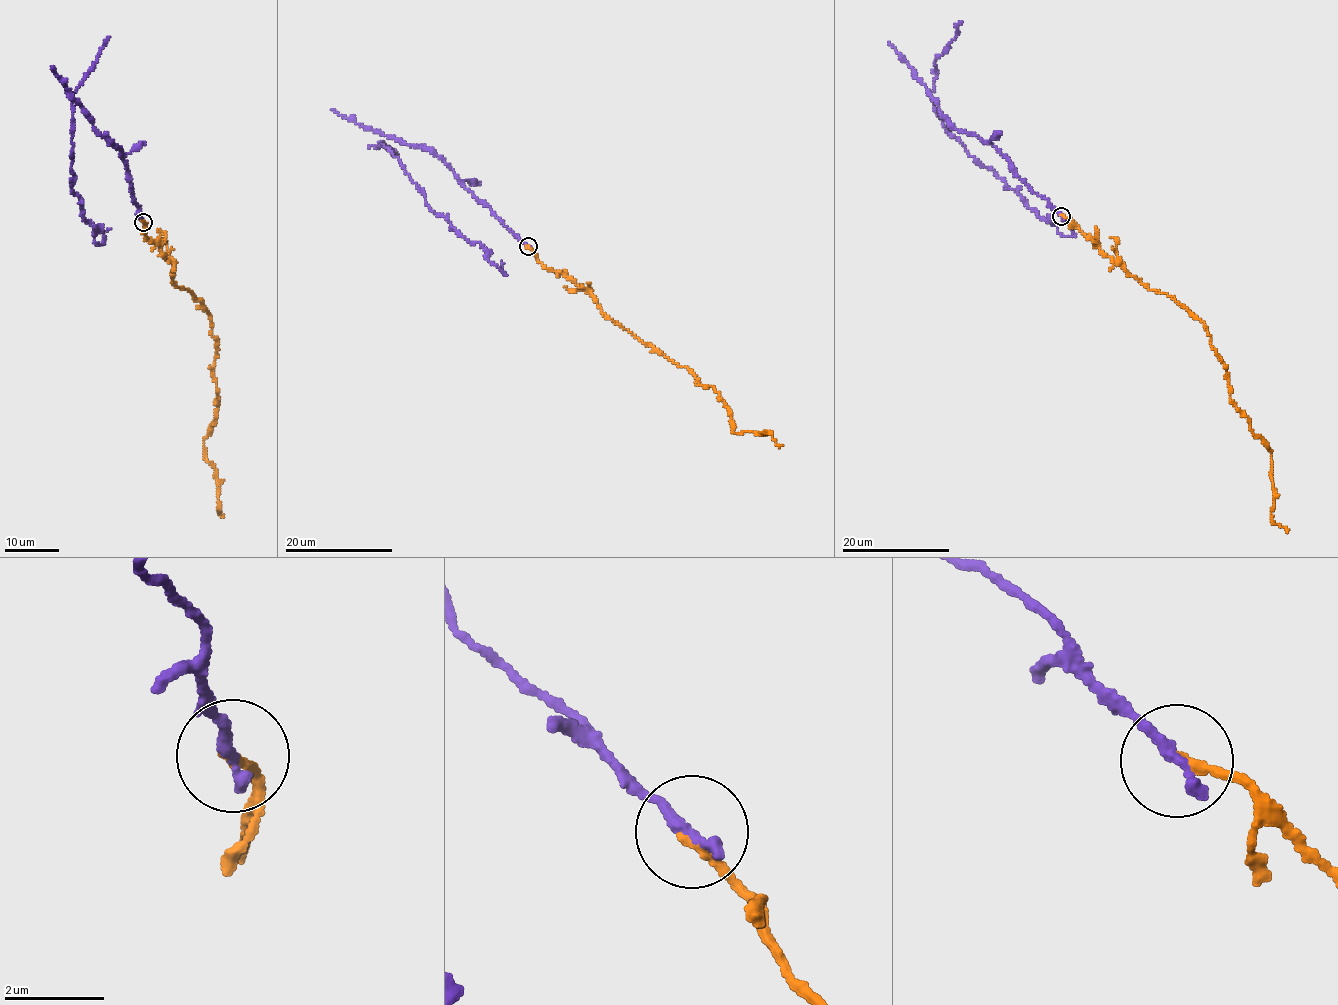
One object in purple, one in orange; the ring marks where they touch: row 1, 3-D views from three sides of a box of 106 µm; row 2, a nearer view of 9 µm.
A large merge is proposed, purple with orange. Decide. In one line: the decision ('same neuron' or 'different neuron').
same neuron

